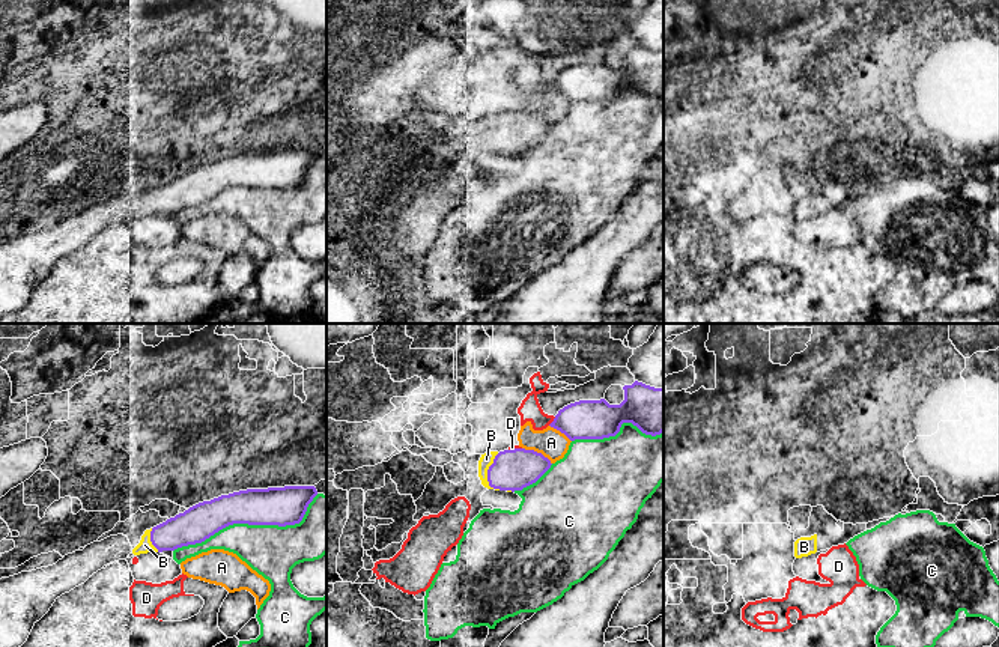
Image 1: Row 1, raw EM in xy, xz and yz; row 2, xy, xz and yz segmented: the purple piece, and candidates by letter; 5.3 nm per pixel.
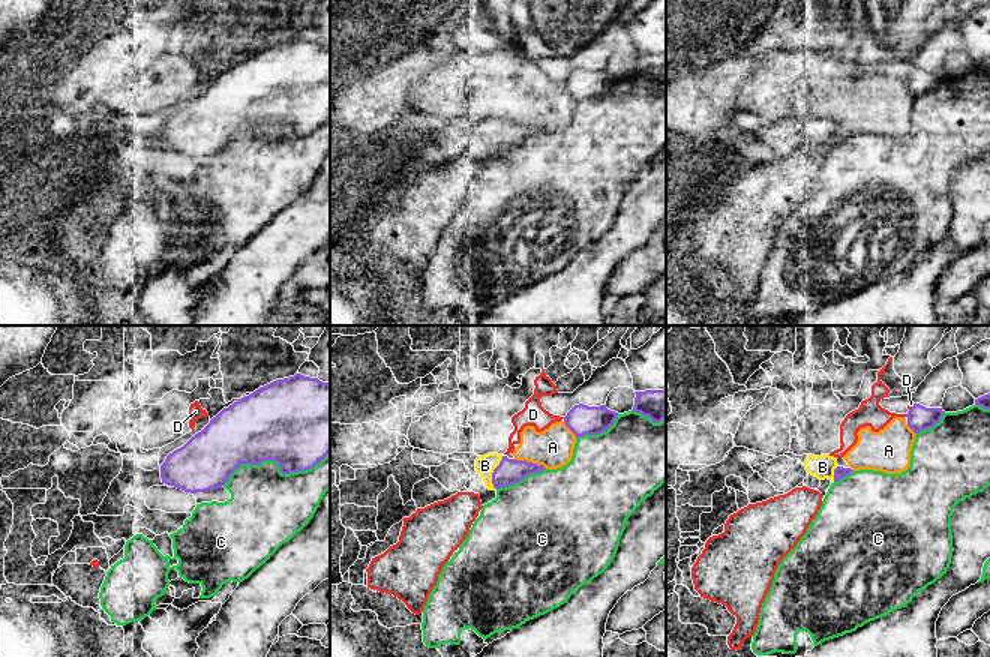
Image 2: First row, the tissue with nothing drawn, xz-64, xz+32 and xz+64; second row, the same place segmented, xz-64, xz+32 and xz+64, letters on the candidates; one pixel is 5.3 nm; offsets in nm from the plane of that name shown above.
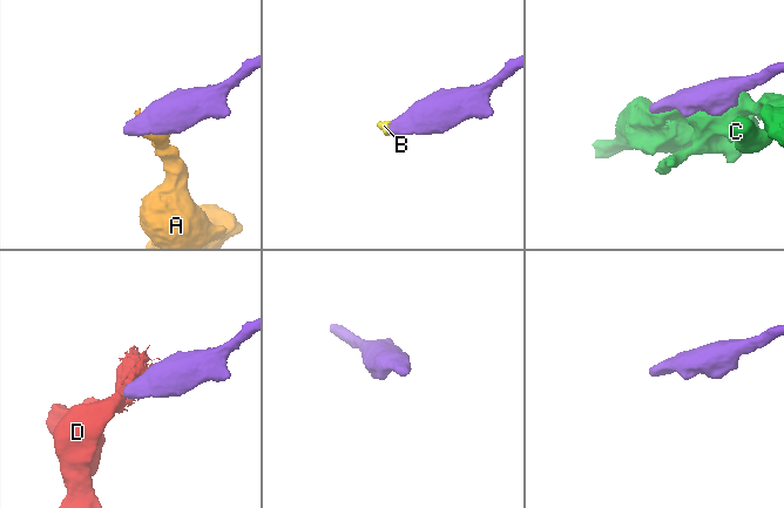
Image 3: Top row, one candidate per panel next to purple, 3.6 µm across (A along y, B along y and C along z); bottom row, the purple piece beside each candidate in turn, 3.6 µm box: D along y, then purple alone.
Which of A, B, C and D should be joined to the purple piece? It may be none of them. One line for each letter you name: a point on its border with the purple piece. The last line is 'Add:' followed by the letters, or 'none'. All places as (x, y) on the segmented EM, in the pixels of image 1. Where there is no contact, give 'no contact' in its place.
B: xz (488, 473)
Add: B

